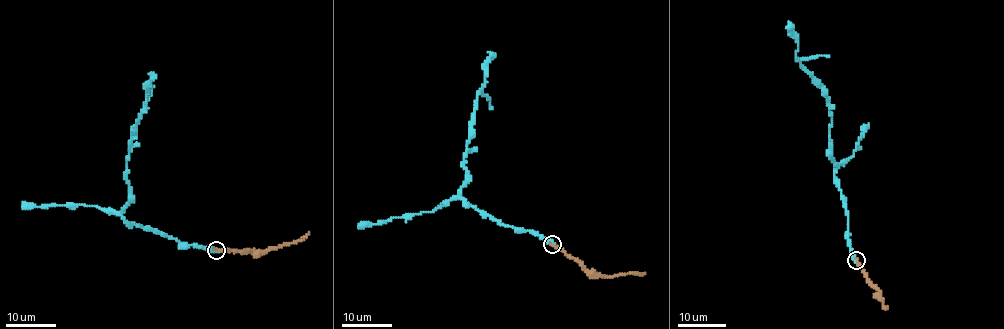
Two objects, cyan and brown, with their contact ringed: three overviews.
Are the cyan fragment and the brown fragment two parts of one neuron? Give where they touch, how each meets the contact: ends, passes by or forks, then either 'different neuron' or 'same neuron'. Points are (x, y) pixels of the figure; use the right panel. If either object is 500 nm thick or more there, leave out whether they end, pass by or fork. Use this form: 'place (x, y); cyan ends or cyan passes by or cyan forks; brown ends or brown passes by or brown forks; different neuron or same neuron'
place (856, 260); cyan ends; brown ends; same neuron

